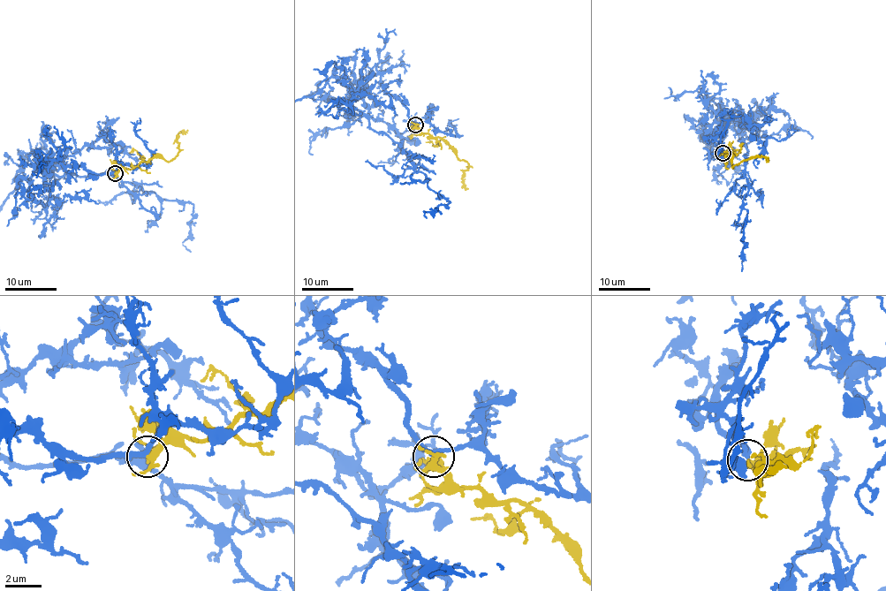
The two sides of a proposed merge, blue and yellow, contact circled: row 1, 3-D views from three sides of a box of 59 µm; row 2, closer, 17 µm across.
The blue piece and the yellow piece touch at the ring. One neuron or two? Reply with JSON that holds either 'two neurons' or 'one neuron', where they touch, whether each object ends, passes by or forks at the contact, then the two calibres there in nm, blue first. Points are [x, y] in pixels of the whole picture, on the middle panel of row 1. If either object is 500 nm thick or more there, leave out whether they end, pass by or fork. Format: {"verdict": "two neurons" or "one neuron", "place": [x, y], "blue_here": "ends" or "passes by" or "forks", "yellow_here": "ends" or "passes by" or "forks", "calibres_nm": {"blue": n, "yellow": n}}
{"verdict": "one neuron", "place": [415, 125], "blue_here": "passes by", "yellow_here": "passes by", "calibres_nm": {"blue": 240, "yellow": 320}}

